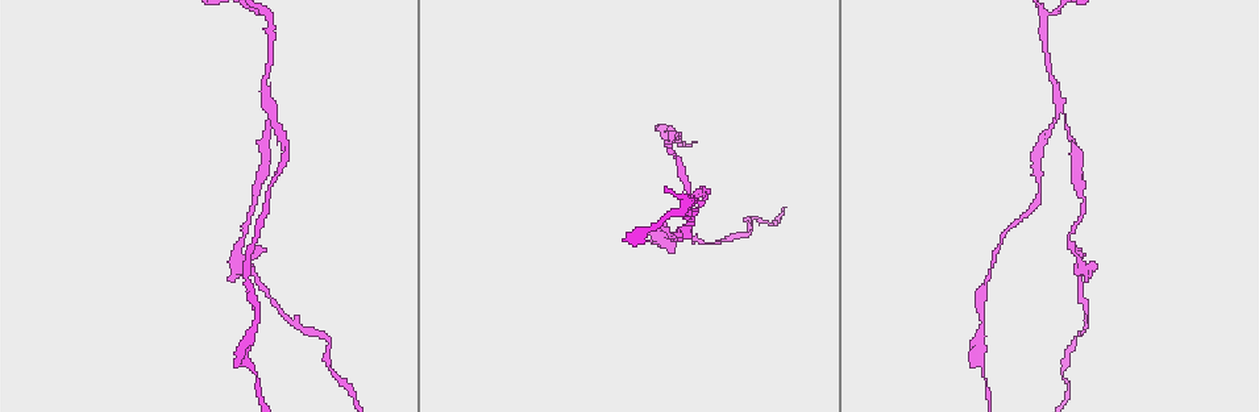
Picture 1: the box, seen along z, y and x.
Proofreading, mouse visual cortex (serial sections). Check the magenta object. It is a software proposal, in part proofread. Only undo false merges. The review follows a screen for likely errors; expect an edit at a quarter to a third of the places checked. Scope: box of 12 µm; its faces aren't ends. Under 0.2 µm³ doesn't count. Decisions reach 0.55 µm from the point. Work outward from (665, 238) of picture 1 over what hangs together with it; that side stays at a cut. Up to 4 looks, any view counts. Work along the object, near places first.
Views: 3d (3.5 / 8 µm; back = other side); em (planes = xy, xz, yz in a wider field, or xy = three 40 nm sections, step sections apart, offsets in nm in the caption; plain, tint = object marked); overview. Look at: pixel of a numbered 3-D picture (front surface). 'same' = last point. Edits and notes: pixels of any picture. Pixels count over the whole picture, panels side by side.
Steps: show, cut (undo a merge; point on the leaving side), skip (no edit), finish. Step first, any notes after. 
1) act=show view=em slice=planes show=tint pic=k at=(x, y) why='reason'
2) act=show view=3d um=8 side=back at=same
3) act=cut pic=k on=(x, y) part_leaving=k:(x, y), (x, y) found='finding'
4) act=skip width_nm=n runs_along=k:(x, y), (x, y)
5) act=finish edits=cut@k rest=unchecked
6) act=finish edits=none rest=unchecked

act=show view=3d um=3.5 side=back pic=1 at=(688, 218) why='branch point'

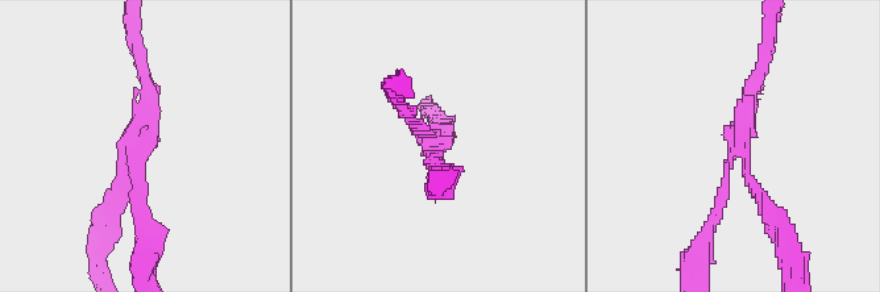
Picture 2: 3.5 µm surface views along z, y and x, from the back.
act=show view=em slice=xy step=5 show=tint pic=2 at=(734, 147) arms=3 arm_widths_nm=150,150,200

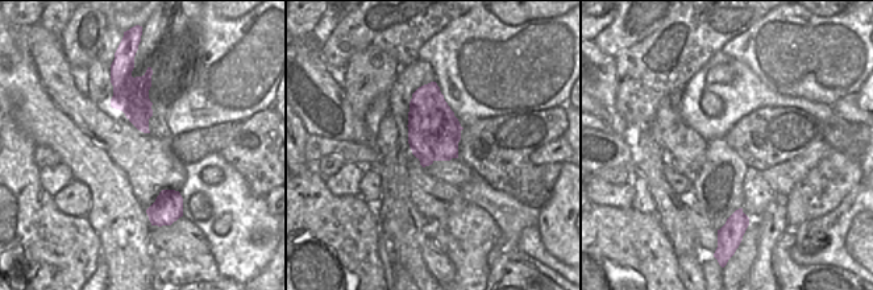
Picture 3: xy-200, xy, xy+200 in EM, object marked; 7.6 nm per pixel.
act=cut pic=2 on=(119, 195) part_leaving=2:(738, 149), (792, 254) found='two cells meet here'

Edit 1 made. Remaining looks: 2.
act=show view=3d um=3.5 pic=1 at=(1042, 18) why='three-way junction'

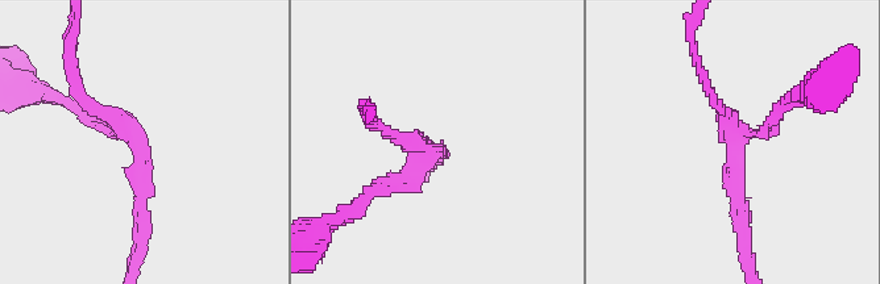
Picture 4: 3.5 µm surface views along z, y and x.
act=show view=em slice=xy step=2 show=tint pic=4 at=(735, 142) arms=3 arm_widths_nm=150,150,200

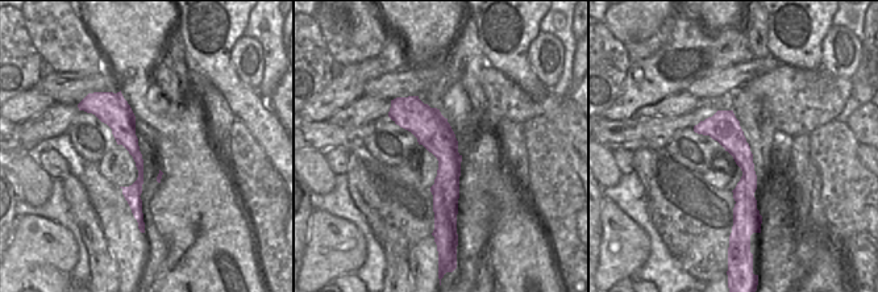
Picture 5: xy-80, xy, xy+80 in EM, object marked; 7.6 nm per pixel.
act=skip runs_along=5:(399, 100), (445, 147), (452, 216) found='continuous, no second cell'

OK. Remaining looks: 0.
act=finish edits=cut@2 rest=unchecked

